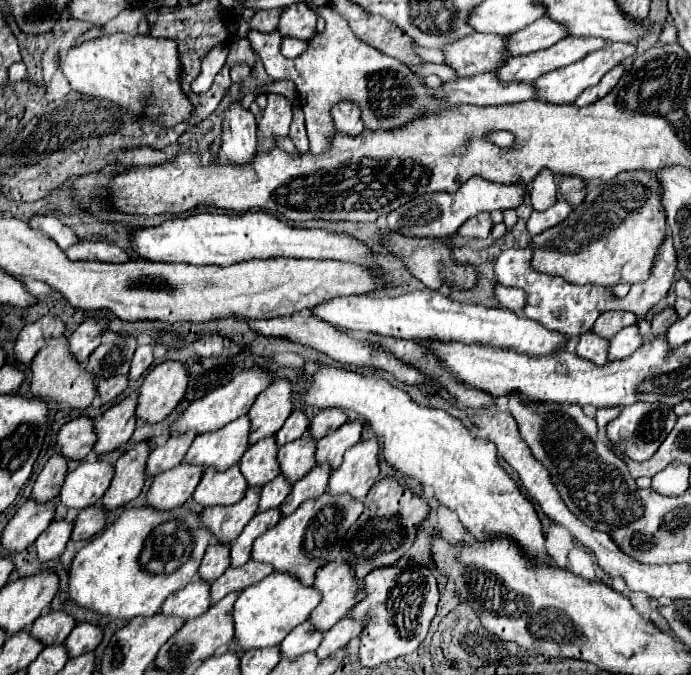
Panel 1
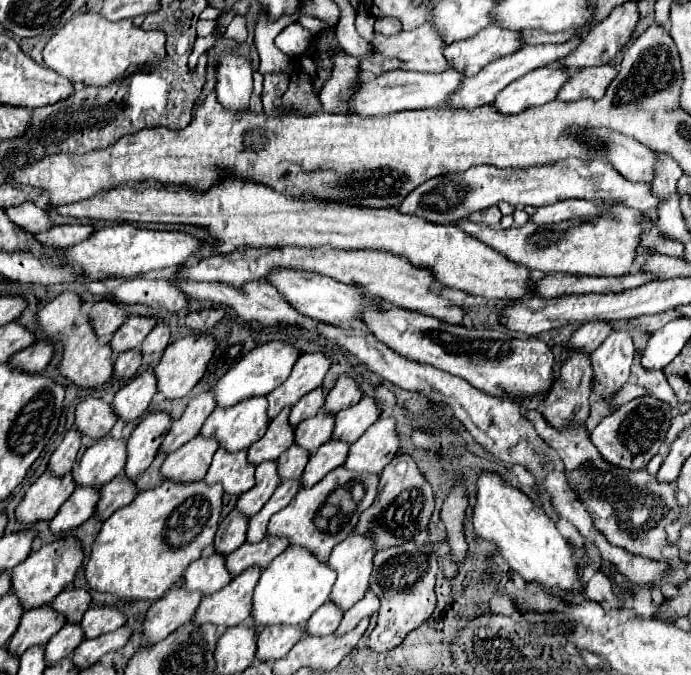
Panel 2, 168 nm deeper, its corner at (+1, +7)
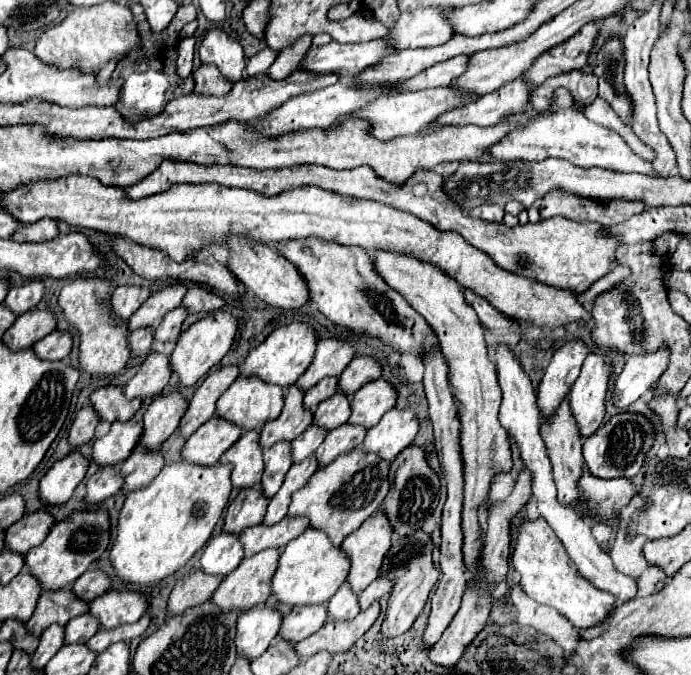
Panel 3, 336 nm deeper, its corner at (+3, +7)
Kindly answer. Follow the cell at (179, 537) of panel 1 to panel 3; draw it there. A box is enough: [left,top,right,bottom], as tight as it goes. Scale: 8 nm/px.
[109,462,231,586]

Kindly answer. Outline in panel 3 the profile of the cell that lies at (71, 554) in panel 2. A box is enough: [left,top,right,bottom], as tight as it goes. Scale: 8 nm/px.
[25,510,109,590]

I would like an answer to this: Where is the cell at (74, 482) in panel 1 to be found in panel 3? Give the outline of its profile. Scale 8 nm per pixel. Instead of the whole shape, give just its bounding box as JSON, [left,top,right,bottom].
[91,422,143,468]

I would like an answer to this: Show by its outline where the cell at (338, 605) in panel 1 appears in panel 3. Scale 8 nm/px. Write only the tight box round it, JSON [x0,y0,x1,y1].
[341,510,393,594]

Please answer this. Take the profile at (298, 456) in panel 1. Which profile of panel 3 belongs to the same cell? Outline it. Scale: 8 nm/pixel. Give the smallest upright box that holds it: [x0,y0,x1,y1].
[313,392,349,432]

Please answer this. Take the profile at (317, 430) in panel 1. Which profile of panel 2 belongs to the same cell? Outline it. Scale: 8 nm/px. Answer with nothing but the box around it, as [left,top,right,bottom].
[325,376,363,414]

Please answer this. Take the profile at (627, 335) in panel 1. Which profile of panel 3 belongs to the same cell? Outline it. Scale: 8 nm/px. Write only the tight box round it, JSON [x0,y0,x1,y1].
[571,352,611,438]

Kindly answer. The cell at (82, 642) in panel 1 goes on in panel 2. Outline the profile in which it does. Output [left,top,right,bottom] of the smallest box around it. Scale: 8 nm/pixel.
[81,606,125,638]

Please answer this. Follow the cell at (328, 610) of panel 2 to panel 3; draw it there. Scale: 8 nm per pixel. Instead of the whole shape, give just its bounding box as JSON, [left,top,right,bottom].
[327,582,359,620]

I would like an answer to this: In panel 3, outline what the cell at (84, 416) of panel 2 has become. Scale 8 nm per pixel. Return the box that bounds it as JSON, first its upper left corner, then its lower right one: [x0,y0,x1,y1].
[89,386,141,422]

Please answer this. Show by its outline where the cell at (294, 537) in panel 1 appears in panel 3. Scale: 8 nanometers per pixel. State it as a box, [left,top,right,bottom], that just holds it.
[287,448,389,546]

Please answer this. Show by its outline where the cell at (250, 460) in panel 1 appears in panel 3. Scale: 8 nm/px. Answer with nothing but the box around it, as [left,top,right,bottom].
[259,386,313,450]

